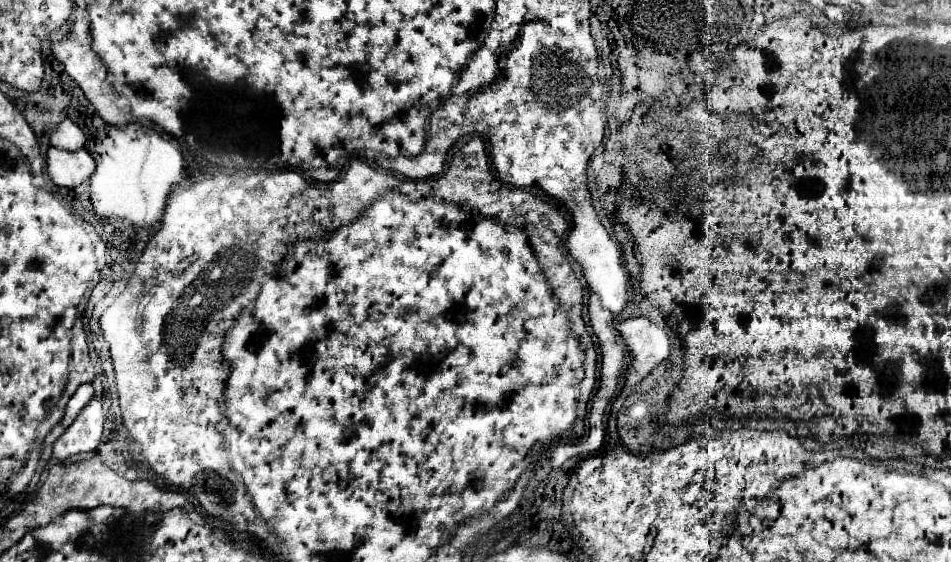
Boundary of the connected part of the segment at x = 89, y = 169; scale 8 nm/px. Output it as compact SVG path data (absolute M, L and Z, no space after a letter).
M49 148L47 152L47 174L57 186L75 188L85 182L95 170L95 162L87 150L67 152L59 148Z

